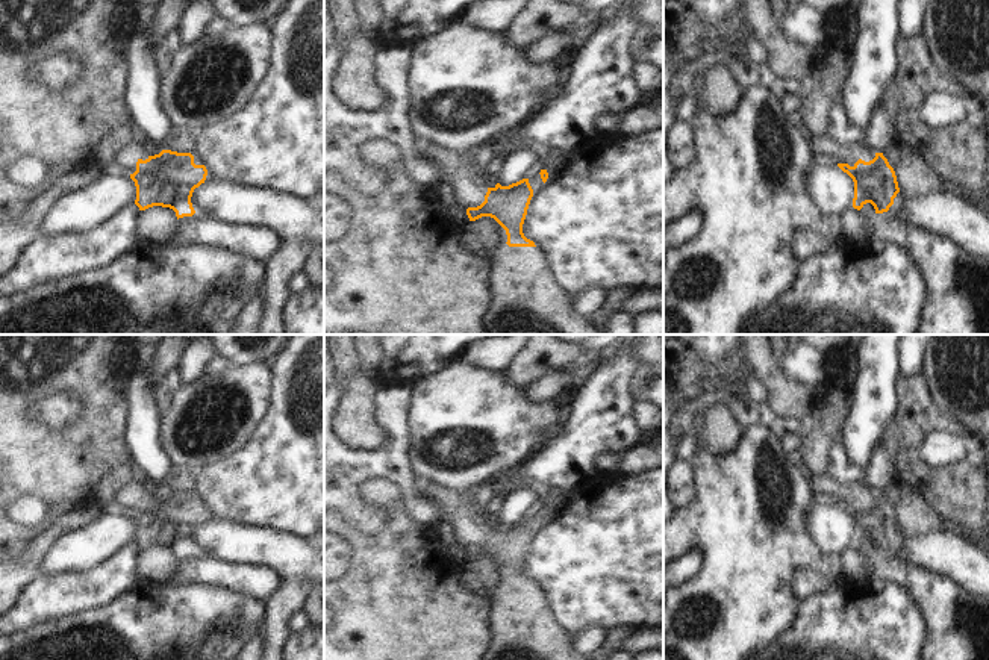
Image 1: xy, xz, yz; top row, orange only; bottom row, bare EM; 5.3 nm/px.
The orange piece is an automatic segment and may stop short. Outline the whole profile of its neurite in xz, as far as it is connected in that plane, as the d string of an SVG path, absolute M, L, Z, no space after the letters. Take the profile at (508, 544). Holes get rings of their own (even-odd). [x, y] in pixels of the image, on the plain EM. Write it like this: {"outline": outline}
{"outline": "M418 480L423 495L438 510L438 519L454 528L454 543L465 546L470 560L491 556L500 563L500 583L489 598L491 645L483 660L591 660L572 649L544 592L523 572L533 528L529 518L509 525L488 527L485 507L474 487L448 489L432 480Z"}

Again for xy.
{"outline": "M132 480L120 487L115 500L135 510L130 518L136 525L135 543L139 549L170 546L177 559L195 553L191 536L194 528L204 522L207 509L204 504L195 504L191 492L162 489L150 495L139 481Z"}

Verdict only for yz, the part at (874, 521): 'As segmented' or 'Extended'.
Extended

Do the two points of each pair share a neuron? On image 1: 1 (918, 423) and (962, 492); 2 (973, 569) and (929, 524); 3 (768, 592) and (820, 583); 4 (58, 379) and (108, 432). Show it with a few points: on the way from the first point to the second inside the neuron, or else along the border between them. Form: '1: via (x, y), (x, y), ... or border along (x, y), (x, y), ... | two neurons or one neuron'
1: via (912, 445), (912, 463), (939, 488) | one neuron
2: border along (964, 536), (954, 532), (932, 532), (906, 539) | two neurons
3: border along (826, 575), (798, 566), (791, 580), (794, 597) | two neurons
4: via (74, 380), (103, 409), (103, 415) | one neuron

